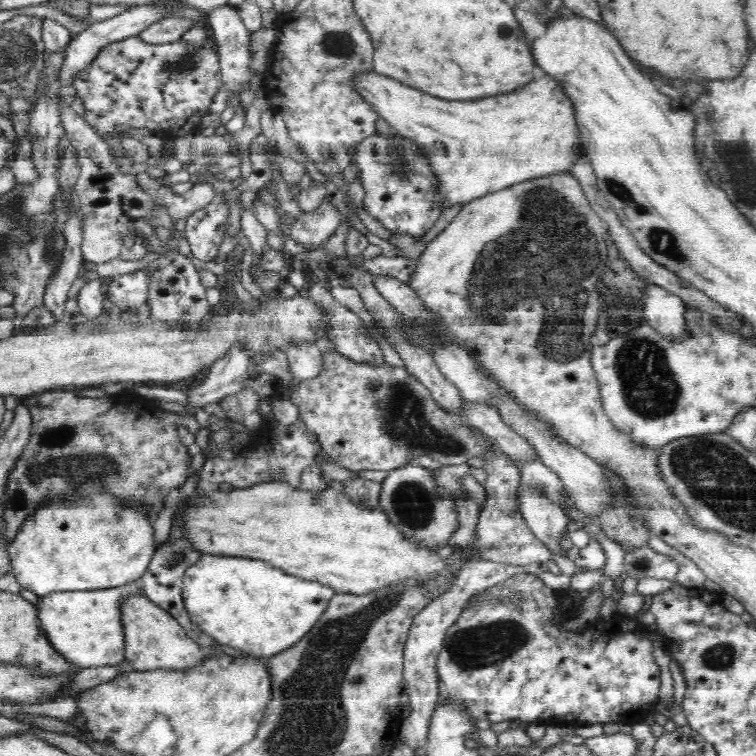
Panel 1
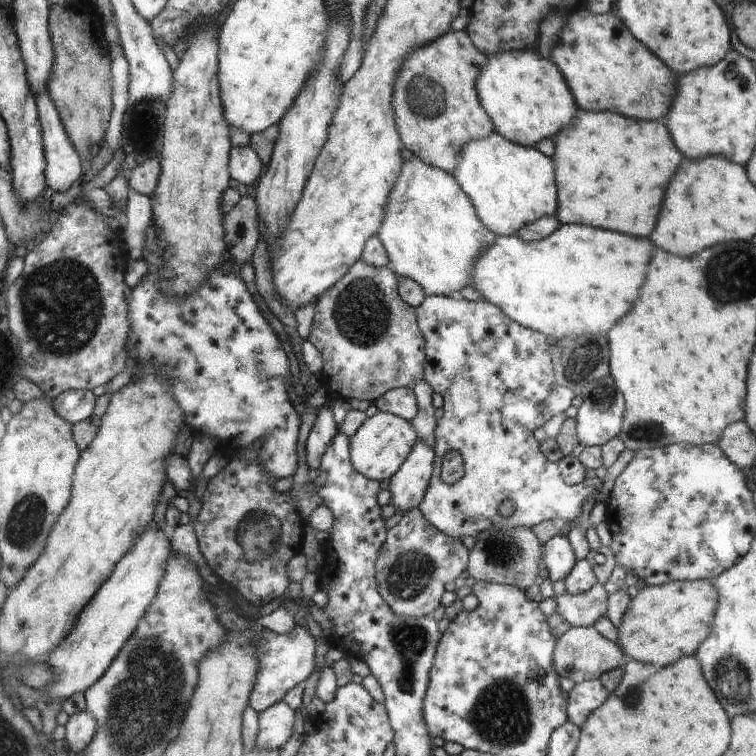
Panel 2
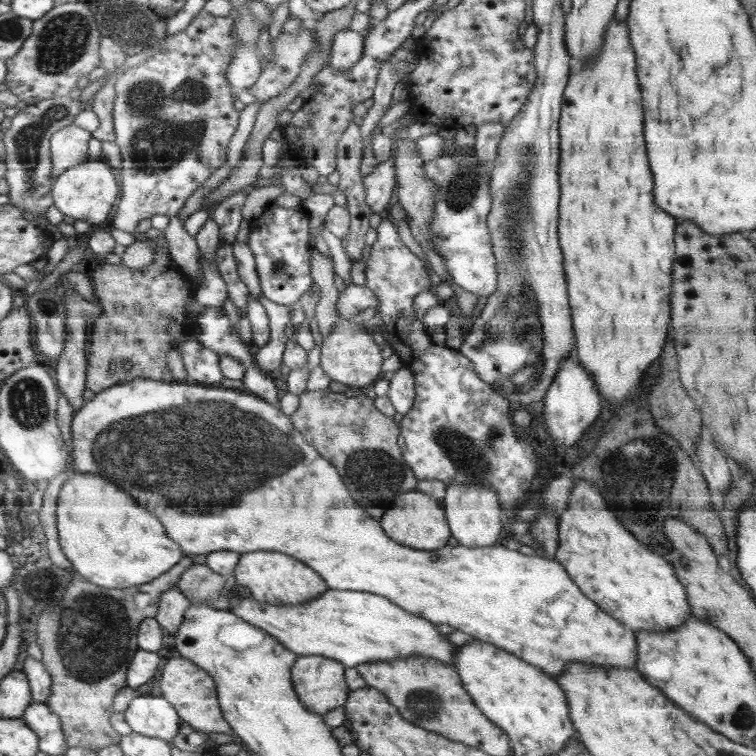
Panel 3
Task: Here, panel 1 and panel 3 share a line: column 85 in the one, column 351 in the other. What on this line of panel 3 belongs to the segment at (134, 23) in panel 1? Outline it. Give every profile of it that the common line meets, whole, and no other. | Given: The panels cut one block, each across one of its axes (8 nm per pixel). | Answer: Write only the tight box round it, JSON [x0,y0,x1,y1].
[329,28,365,70]

